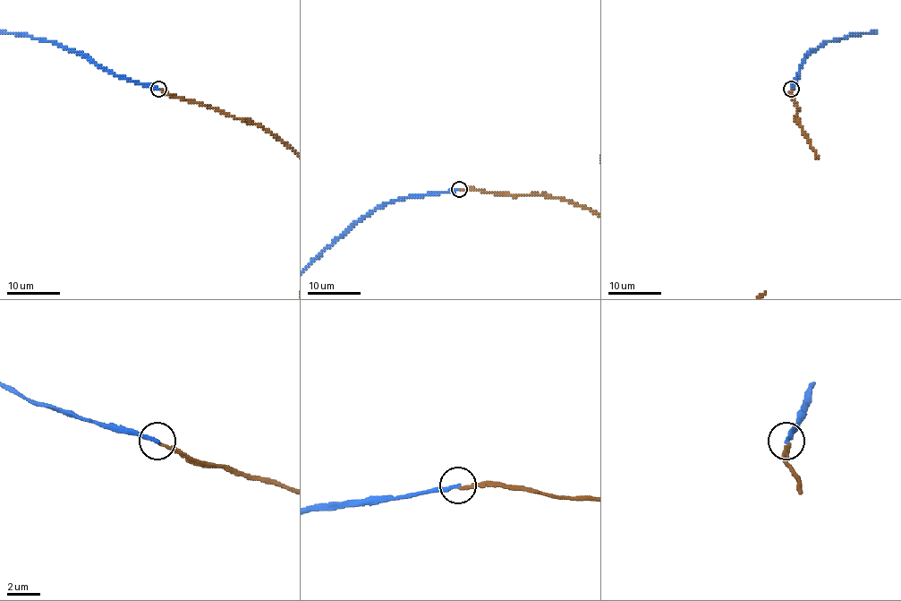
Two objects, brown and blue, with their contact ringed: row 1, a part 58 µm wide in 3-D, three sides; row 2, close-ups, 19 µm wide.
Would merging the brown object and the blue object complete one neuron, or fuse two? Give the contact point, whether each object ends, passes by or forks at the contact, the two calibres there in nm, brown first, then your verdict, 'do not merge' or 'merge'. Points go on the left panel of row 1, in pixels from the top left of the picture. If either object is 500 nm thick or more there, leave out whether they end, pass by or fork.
(158, 89) | brown ends | blue ends | 160/240 nm | merge

